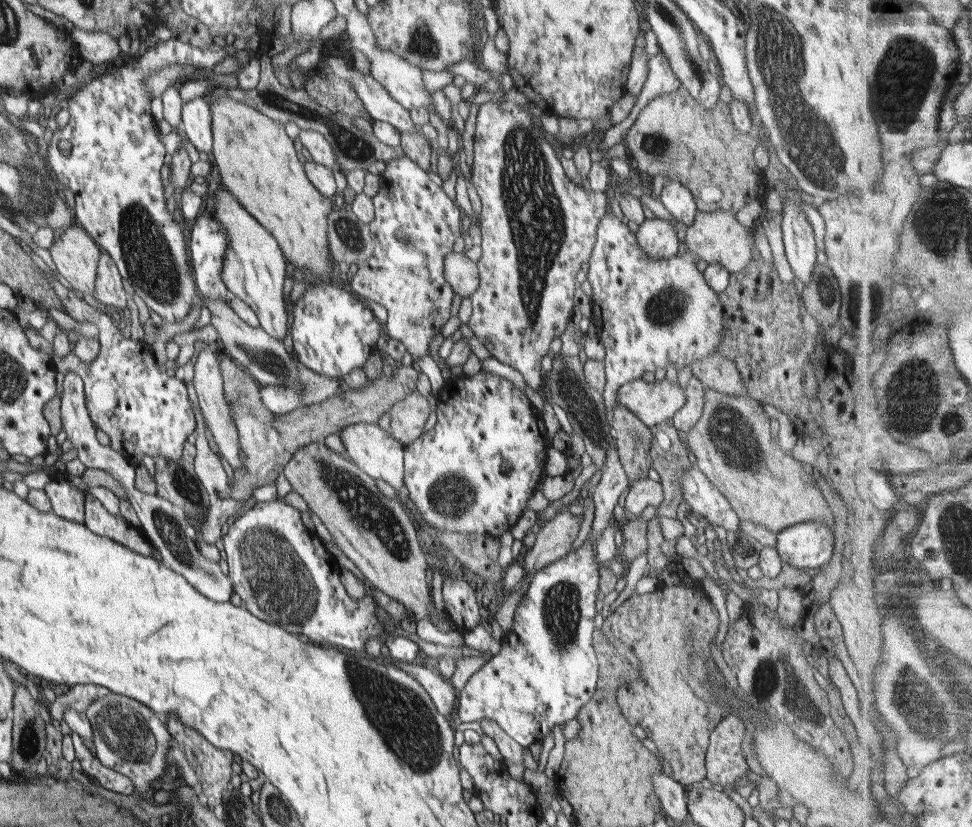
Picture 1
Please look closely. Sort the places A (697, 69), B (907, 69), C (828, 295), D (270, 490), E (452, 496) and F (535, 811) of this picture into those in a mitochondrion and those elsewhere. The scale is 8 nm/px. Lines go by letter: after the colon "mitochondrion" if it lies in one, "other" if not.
A: mitochondrion
B: mitochondrion
C: mitochondrion
D: other
E: mitochondrion
F: other

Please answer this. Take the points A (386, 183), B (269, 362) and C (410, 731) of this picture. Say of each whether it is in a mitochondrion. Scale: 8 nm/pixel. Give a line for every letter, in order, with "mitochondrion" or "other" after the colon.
A: other
B: mitochondrion
C: mitochondrion

